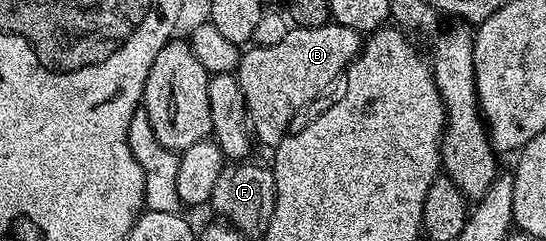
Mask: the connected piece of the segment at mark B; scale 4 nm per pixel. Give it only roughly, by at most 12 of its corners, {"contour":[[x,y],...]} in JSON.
{"contour":[[291,26],[247,46],[236,74],[253,138],[294,114],[345,72],[359,32]]}

